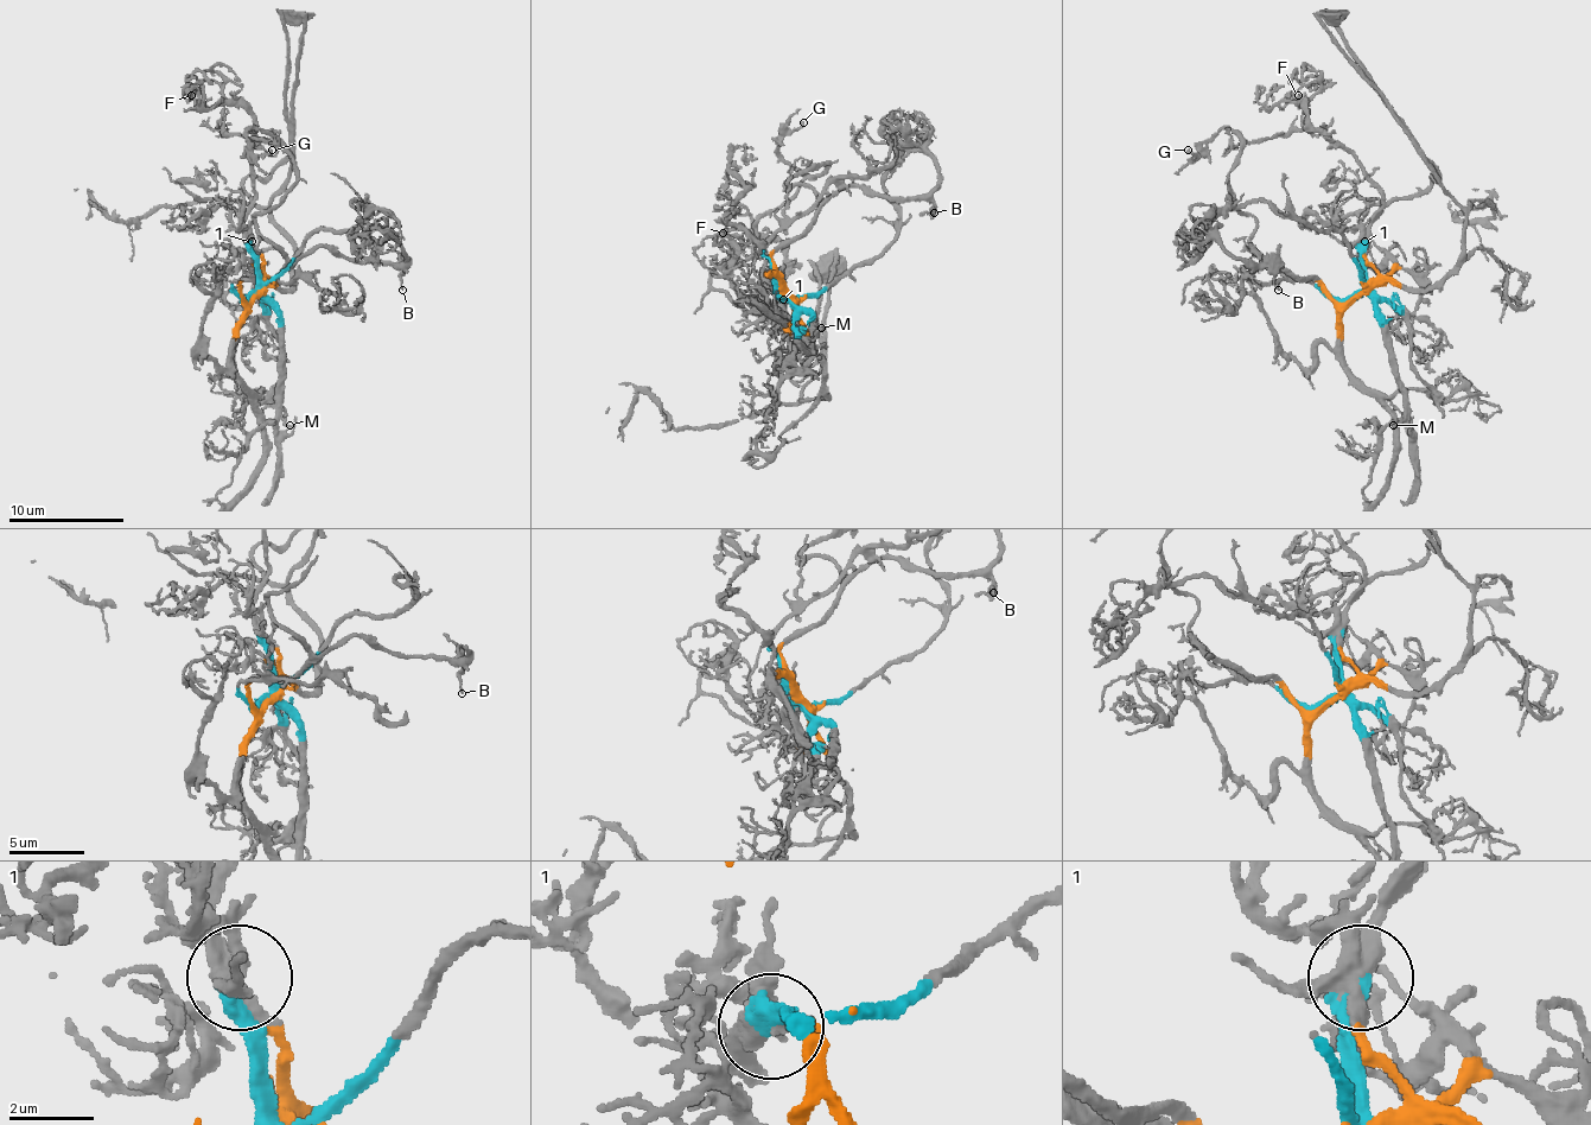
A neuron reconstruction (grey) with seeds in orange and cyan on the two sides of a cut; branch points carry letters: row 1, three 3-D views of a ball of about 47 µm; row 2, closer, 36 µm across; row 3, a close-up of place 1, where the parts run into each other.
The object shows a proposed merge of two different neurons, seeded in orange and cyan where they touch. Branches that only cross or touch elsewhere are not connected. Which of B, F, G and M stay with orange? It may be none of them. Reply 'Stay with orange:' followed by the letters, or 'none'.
Stay with orange: B, G

